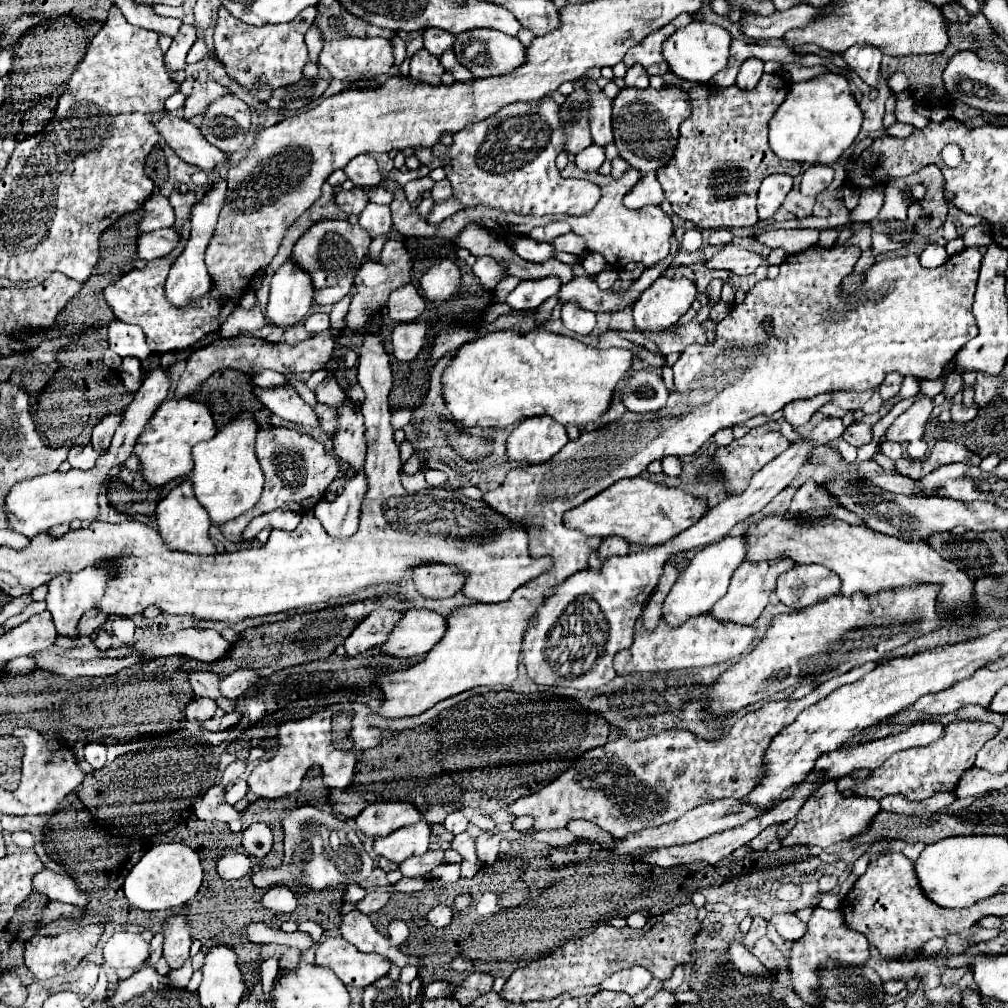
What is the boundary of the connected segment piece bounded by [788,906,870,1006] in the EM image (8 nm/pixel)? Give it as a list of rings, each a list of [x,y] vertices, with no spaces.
[[[816,907],[810,921],[808,921],[808,931],[806,935],[796,941],[792,947],[792,957],[790,957],[790,971],[792,971],[792,981],[796,987],[796,993],[813,1006],[823,999],[818,991],[818,963],[822,959],[838,959],[838,961],[850,961],[852,965],[858,965],[858,961],[868,961],[868,941],[864,935],[858,935],[856,931],[850,931],[844,925],[840,909],[828,911],[822,907]]]

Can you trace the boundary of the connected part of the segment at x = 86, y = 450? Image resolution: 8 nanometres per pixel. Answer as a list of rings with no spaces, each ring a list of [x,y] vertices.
[[[84,445],[84,447],[72,447],[70,453],[68,453],[68,463],[76,469],[82,469],[82,471],[90,471],[94,469],[98,457],[102,455],[104,451],[94,451],[92,445]]]

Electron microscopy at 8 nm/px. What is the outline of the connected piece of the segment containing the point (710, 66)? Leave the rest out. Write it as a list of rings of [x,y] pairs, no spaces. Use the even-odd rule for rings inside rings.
[[[692,21],[682,29],[676,29],[662,45],[662,57],[666,59],[672,73],[676,73],[680,79],[694,81],[694,83],[706,83],[710,81],[718,71],[722,71],[728,63],[728,47],[730,47],[730,33],[718,25],[704,23],[704,21]]]

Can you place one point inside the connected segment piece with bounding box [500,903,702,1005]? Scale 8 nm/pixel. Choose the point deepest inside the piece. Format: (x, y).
(665, 942)

